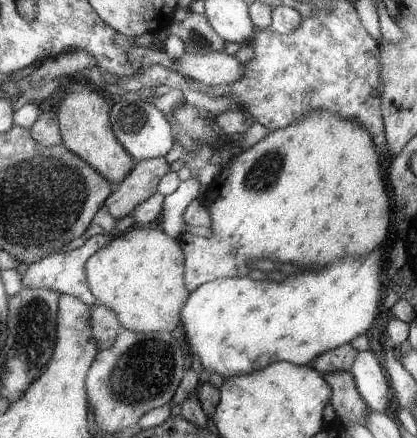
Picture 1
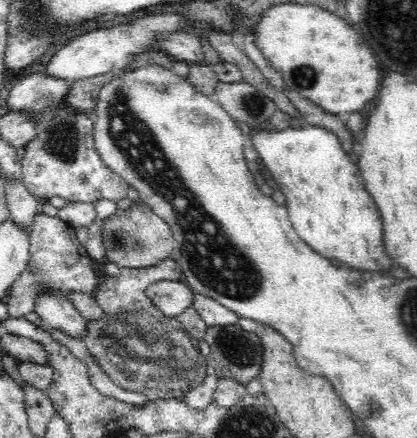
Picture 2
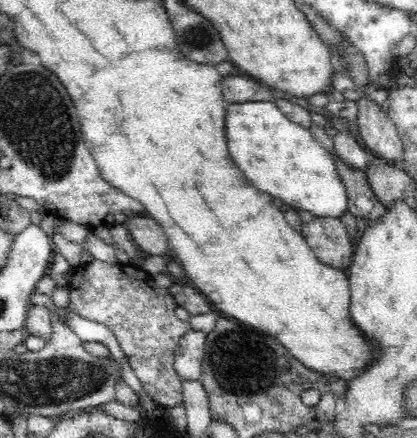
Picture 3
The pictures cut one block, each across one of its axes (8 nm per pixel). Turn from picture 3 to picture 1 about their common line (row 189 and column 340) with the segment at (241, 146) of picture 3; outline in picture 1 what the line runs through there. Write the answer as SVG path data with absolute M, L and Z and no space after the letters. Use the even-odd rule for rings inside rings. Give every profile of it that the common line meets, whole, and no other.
M381 248L373 250L363 258L343 256L313 272L313 268L301 268L299 274L287 276L283 282L253 280L249 276L237 278L217 278L205 282L193 294L189 294L185 306L181 308L179 326L183 328L183 340L191 352L201 362L201 366L219 374L225 380L239 374L251 374L273 362L291 362L295 366L307 366L317 356L349 344L351 338L361 336L369 330L379 304L381 286Z

